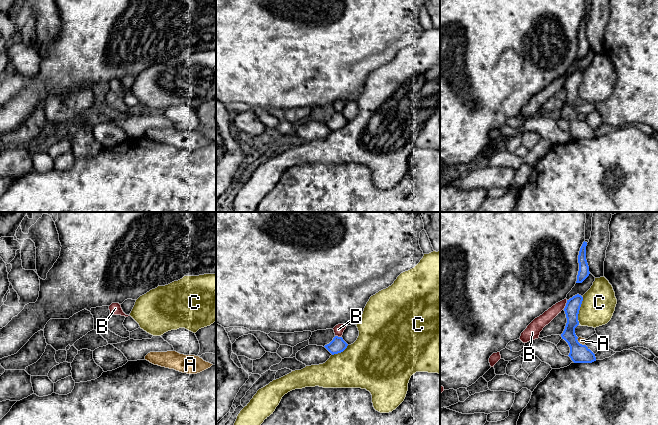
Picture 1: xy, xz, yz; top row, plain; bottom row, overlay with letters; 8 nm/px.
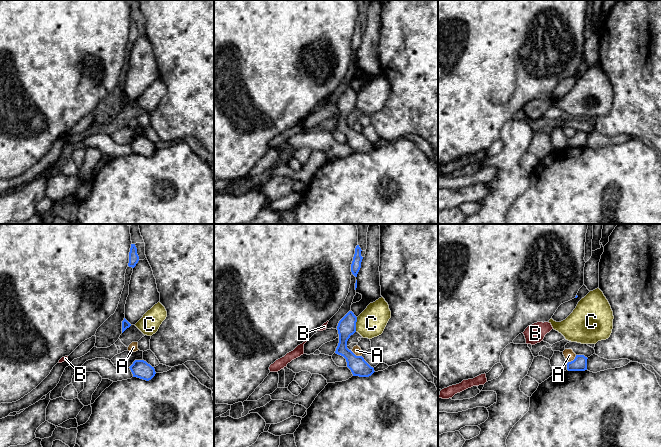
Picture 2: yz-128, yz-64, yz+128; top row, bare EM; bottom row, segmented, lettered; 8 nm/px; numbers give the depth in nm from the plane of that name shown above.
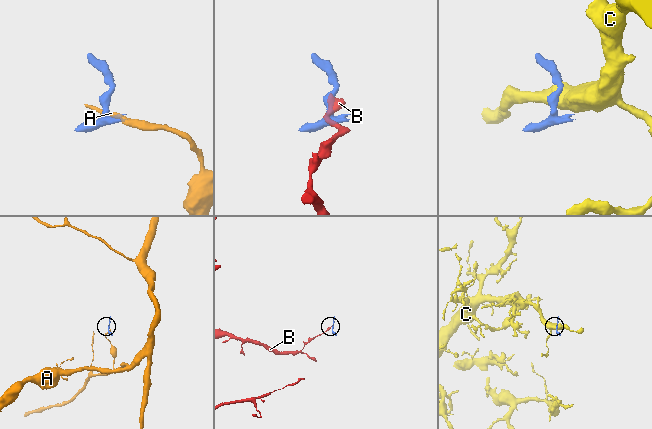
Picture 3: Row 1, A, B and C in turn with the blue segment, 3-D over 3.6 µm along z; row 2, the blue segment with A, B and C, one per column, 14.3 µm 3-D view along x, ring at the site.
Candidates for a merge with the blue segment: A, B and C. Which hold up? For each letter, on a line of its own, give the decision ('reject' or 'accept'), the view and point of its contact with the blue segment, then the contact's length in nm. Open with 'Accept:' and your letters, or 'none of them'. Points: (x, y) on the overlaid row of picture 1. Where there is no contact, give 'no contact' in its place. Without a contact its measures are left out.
Accept: none of them
A: reject; contact yz (579, 343); length 90 nm
B: reject; contact yz (566, 305); length 90 nm
C: reject; contact yz (579, 309); length 220 nm

